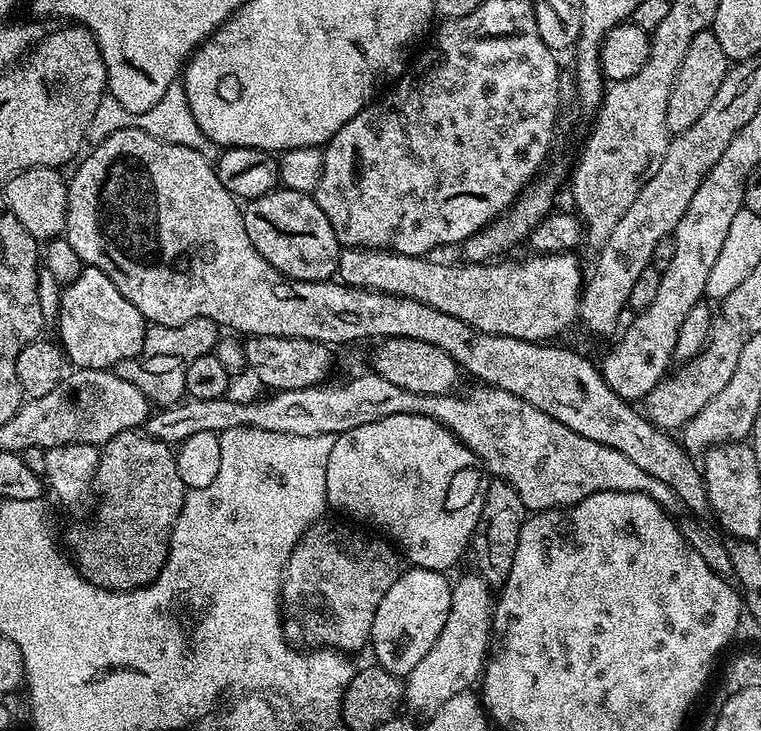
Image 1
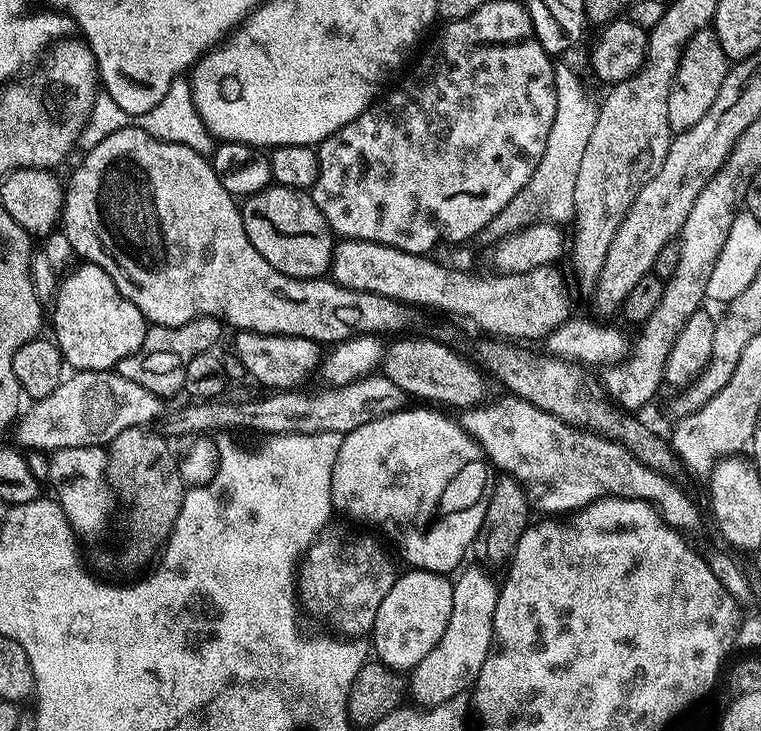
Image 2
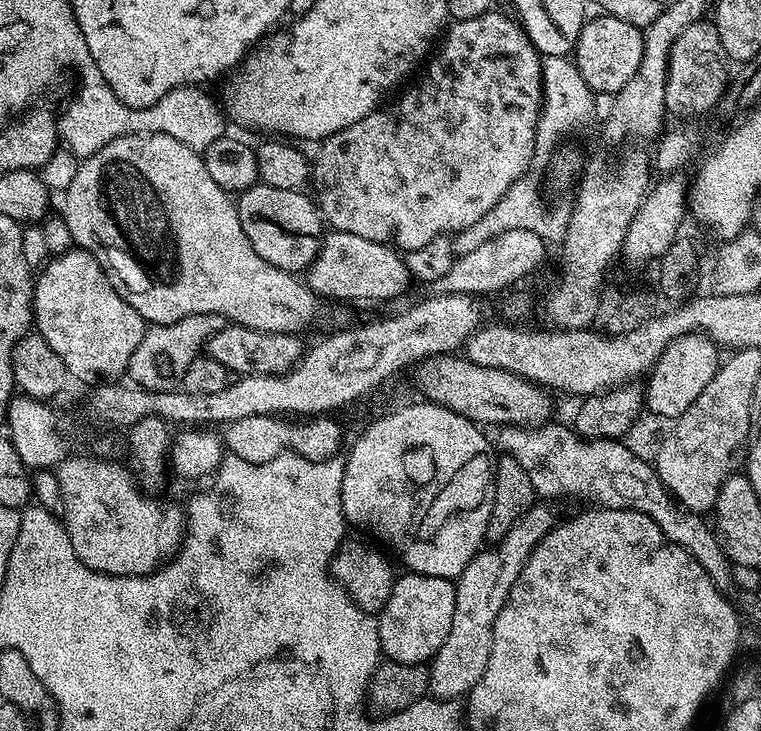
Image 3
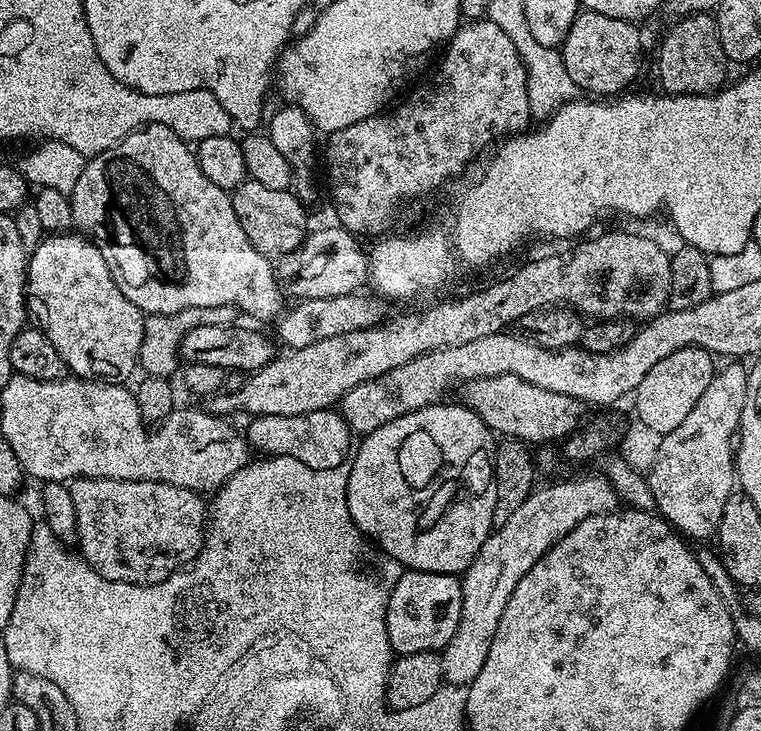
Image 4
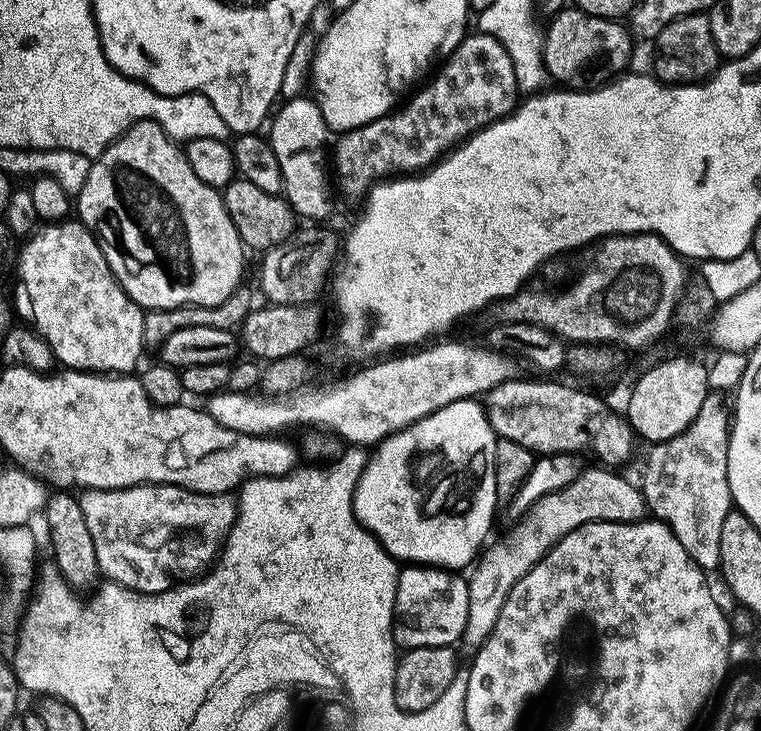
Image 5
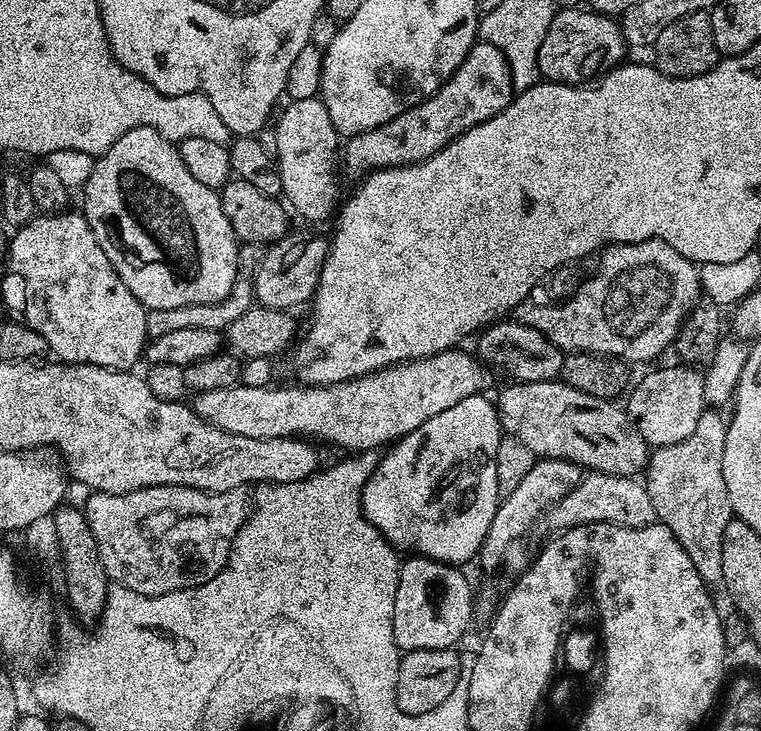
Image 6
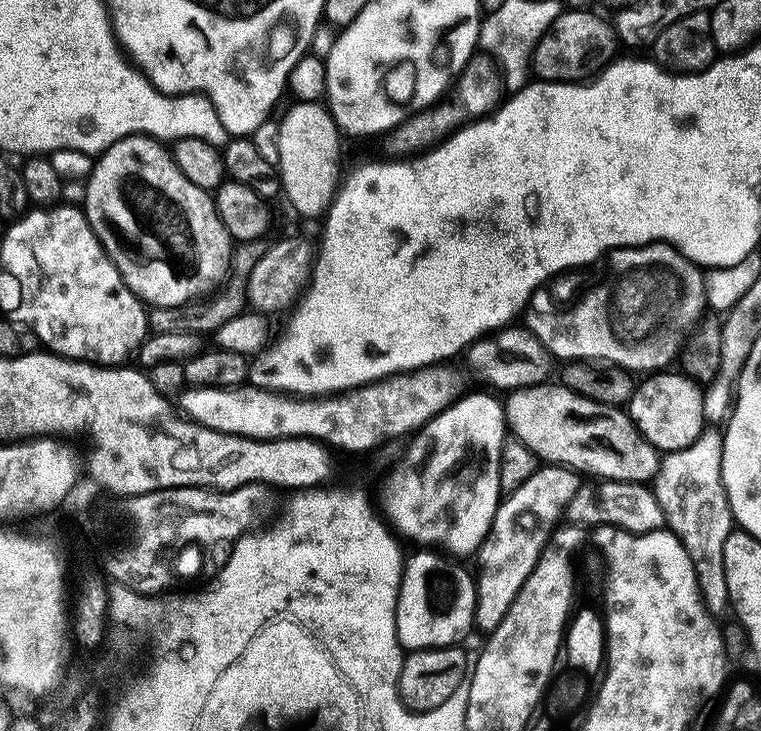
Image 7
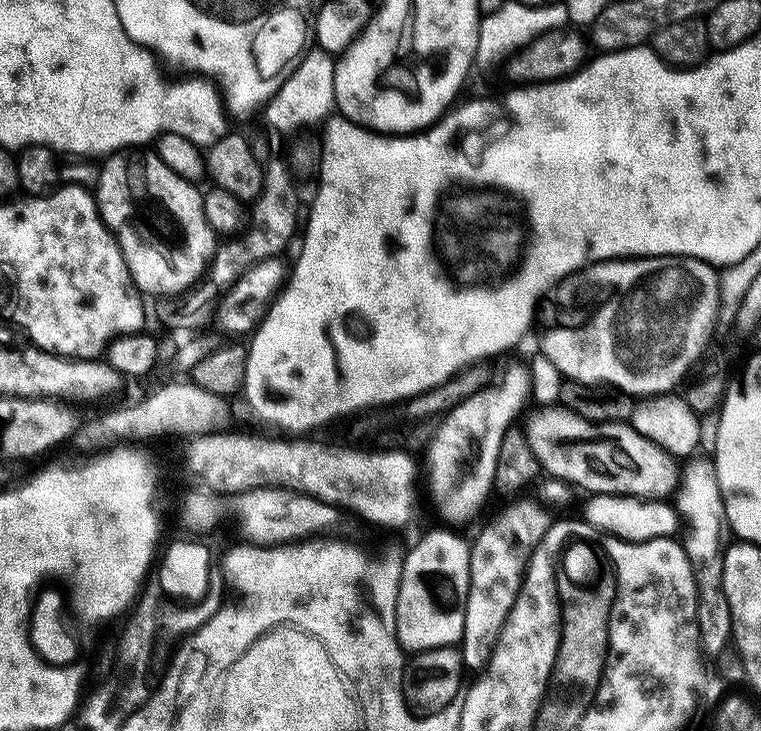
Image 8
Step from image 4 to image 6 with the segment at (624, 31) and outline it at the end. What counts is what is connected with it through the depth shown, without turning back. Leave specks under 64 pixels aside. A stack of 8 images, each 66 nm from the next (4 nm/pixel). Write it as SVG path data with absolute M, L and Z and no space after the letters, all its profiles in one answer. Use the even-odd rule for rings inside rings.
M584 6L561 7L542 38L541 48L537 52L537 68L545 81L584 86L617 67L625 59L624 51L624 33L613 17L593 12Z

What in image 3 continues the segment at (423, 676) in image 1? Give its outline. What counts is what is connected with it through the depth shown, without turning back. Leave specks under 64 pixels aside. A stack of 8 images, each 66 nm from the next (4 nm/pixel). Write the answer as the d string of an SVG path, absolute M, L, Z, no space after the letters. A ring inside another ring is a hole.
M544 502L533 504L502 539L491 546L481 547L466 566L466 570L462 570L462 574L456 577L454 622L450 622L450 634L446 634L446 642L442 642L428 668L428 686L433 697L441 700L467 697L478 678L482 678L486 662L490 662L498 610L502 610L536 543L554 527L552 512L547 507L551 508Z

